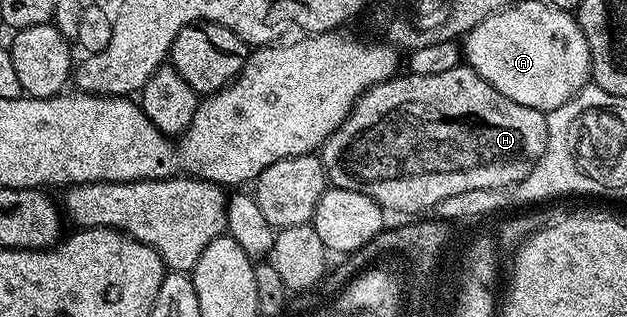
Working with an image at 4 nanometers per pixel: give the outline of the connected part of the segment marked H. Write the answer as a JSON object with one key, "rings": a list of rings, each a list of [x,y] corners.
{"rings":[[[460,65],[447,70],[446,73],[437,73],[433,77],[403,73],[394,79],[387,79],[385,82],[369,88],[355,102],[354,109],[350,111],[342,125],[324,141],[321,148],[321,158],[330,186],[365,193],[369,197],[373,197],[373,201],[377,201],[380,207],[388,212],[430,212],[441,201],[445,201],[445,197],[453,197],[453,193],[469,193],[469,189],[511,187],[514,183],[520,183],[535,168],[537,161],[545,153],[546,144],[547,115],[544,112],[533,109],[529,105],[517,105],[517,101],[509,101],[509,97],[505,97],[505,93],[497,93],[497,89],[493,89],[493,85],[489,85],[489,81],[485,81],[485,77],[478,75],[473,68]]]}

